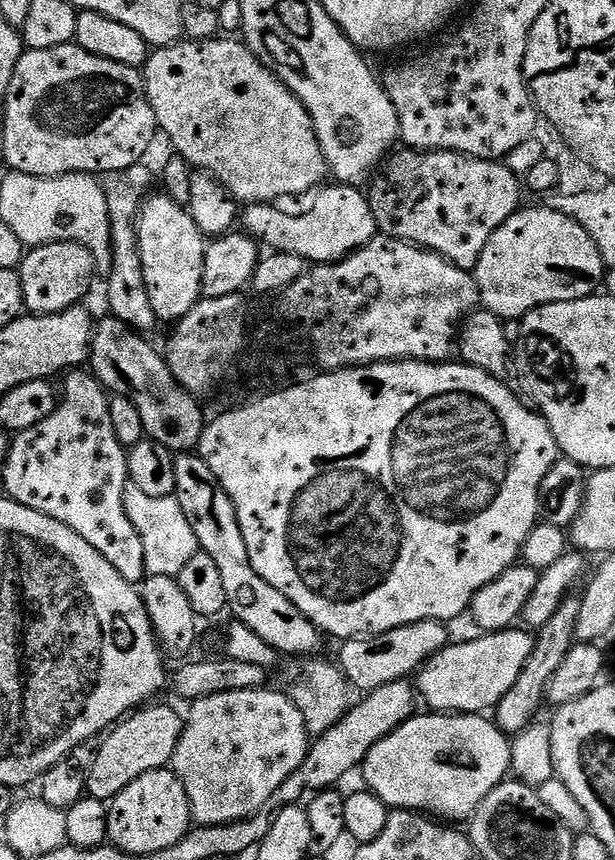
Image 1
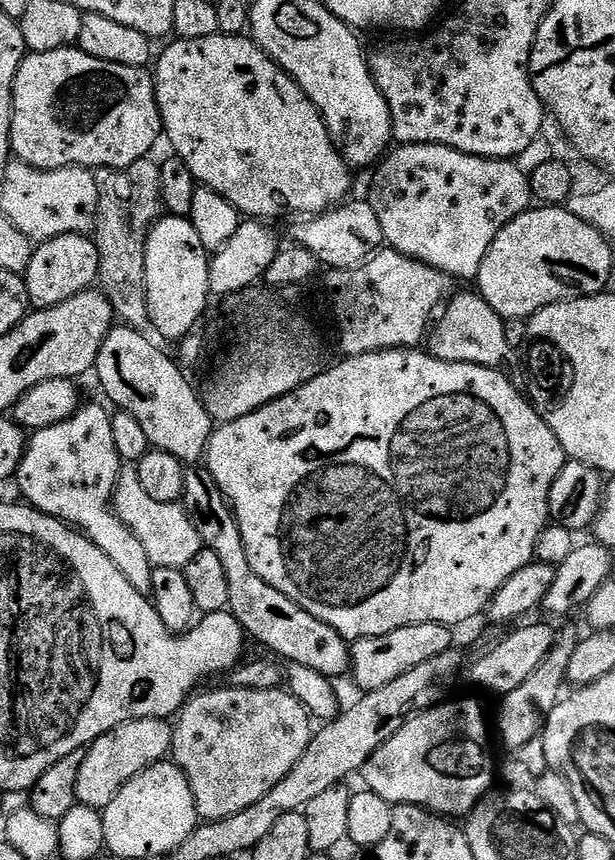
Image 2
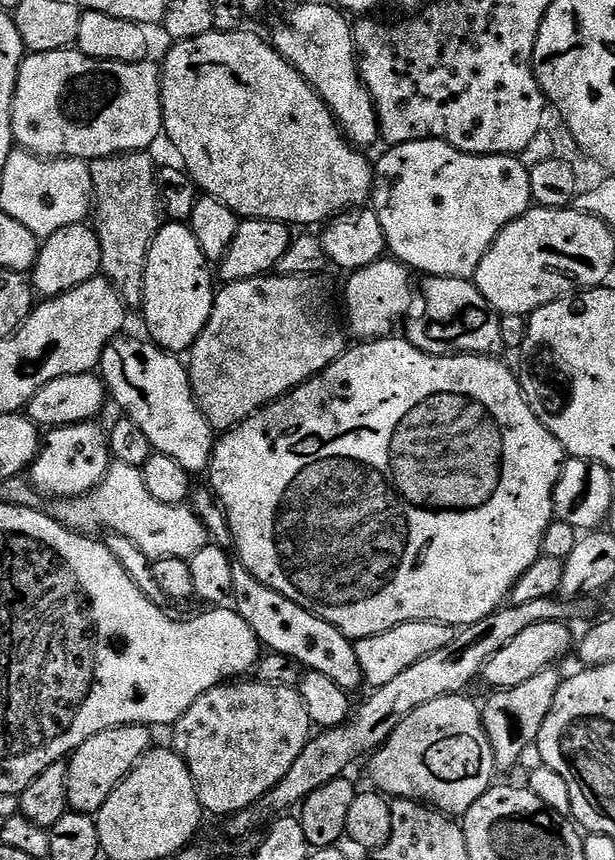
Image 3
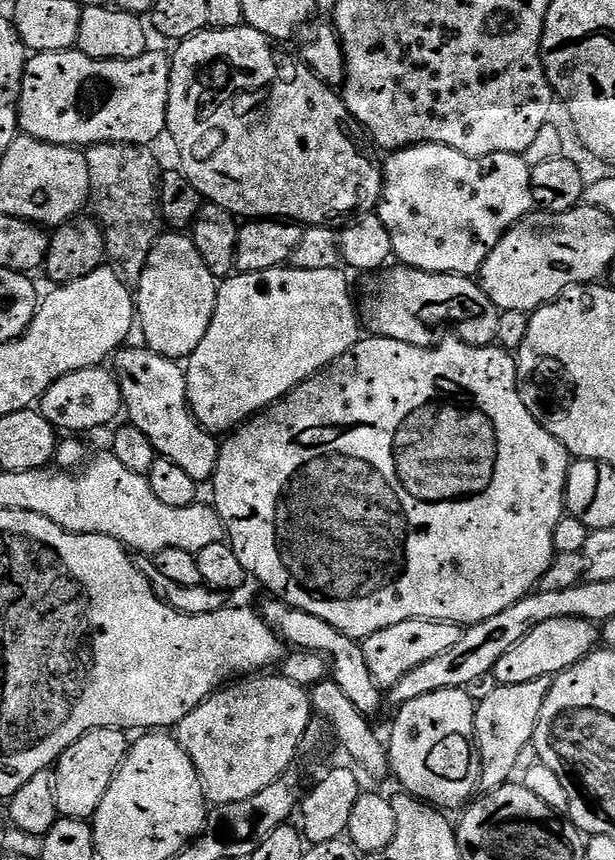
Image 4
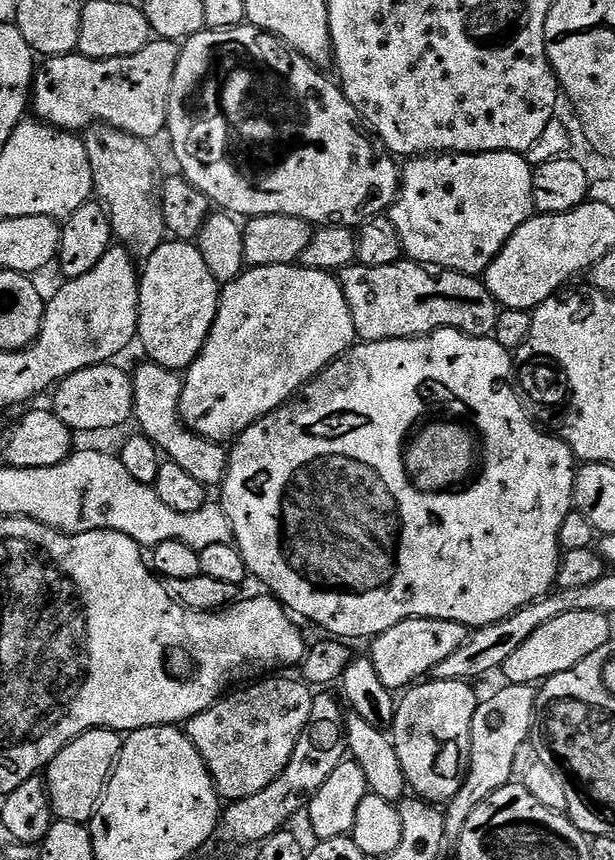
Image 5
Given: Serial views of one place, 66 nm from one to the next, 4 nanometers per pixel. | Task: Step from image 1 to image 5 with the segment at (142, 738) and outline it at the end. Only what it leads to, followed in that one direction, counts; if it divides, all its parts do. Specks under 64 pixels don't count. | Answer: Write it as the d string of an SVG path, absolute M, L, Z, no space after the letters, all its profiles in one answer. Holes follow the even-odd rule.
M91 728L74 738L48 764L46 783L52 814L56 820L65 820L75 824L87 825L96 808L100 805L100 797L108 786L108 777L116 767L116 759L120 756L122 736L111 728Z

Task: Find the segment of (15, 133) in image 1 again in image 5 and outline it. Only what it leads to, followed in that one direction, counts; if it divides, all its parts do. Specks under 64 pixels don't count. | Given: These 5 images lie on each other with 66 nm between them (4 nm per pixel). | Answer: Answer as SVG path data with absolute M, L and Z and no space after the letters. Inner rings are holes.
M153 38L138 54L95 60L69 54L53 56L39 65L32 82L30 108L43 123L79 133L86 122L108 124L139 140L151 141L168 126L170 86L178 66L181 45Z

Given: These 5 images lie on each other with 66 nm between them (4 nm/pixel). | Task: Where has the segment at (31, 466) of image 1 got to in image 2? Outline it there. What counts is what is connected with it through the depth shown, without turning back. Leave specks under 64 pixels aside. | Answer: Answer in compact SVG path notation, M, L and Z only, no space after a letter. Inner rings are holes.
M103 403L87 404L77 408L70 418L27 437L14 484L20 487L25 496L21 497L31 507L79 530L98 546L98 550L102 550L102 554L106 554L106 558L110 558L110 562L114 562L114 566L118 566L118 571L134 590L138 590L138 594L151 597L153 566L150 558L146 558L142 542L138 542L136 535L114 511L122 461L114 447L112 417Z

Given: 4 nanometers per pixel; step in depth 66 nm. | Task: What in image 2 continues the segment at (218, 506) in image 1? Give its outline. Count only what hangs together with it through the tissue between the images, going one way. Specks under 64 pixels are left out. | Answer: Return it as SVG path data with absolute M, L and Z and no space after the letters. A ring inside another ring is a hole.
M207 466L185 467L182 507L194 530L200 535L201 545L218 554L218 559L226 570L226 579L230 582L227 611L232 613L232 617L239 622L245 633L251 639L253 636L258 643L265 644L273 652L269 653L281 661L288 664L301 663L302 666L308 666L329 678L347 677L352 666L349 641L343 640L338 630L334 630L326 622L314 618L314 614L302 610L298 602L286 598L286 594L262 582L262 578L258 578L258 574L250 570L236 515Z

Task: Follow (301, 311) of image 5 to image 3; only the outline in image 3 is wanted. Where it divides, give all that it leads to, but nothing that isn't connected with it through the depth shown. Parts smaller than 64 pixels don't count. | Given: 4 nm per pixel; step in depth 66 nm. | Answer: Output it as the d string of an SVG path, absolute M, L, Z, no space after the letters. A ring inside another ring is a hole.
M269 274L266 276L255 276L249 280L239 280L233 284L225 283L224 289L217 291L212 298L212 313L206 322L206 326L202 330L202 334L197 338L190 349L190 357L192 361L187 361L186 367L188 376L192 379L192 393L196 396L198 406L202 410L202 414L212 423L213 429L227 430L235 428L241 424L246 418L250 418L258 409L271 404L273 400L278 400L296 388L299 384L317 376L326 366L330 366L344 351L346 351L346 343L344 344L345 329L338 321L332 317L332 300L328 297L328 292L324 289L323 279L320 276L281 276L279 274Z

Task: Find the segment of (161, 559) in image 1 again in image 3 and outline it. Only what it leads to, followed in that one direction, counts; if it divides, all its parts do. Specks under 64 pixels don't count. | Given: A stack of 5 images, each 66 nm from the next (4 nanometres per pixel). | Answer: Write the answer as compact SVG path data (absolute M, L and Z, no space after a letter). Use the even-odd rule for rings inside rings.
M109 463L102 482L87 496L75 496L72 500L56 498L51 501L50 514L60 524L81 534L91 533L91 528L109 528L109 533L130 538L148 559L178 558L191 560L202 546L210 542L206 526L192 513L191 507L183 504L154 502L150 490L146 490L144 473L134 466Z

